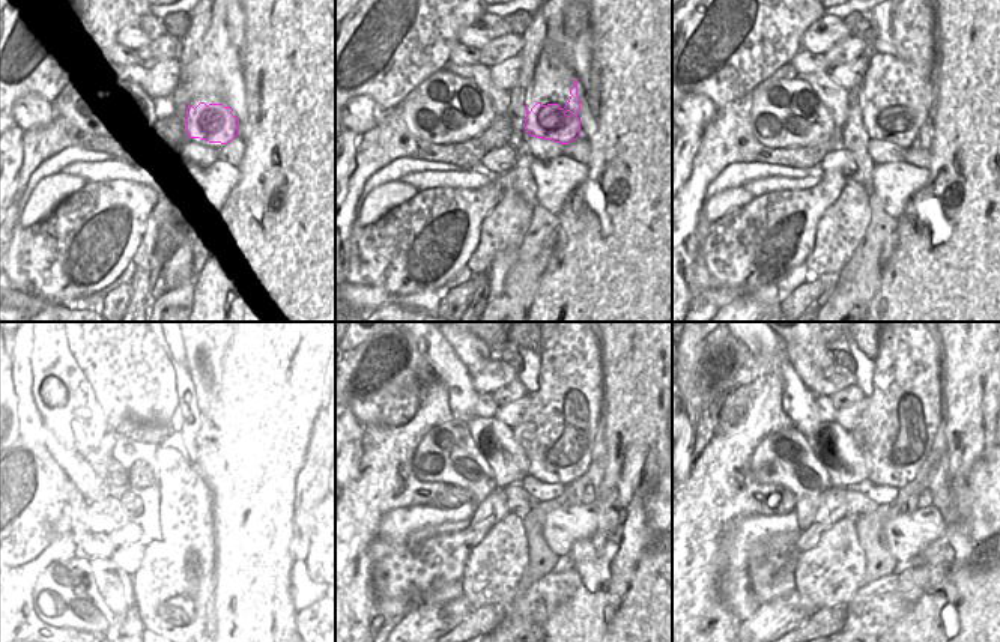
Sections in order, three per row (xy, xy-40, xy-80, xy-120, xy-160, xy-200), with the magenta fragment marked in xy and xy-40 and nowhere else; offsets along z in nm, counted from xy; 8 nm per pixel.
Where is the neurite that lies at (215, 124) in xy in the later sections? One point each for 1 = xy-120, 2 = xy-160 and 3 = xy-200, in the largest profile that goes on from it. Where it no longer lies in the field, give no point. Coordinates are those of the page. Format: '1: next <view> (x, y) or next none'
1: next xy-120 (229, 468)
2: next xy-160 (566, 466)
3: next xy-200 (900, 469)

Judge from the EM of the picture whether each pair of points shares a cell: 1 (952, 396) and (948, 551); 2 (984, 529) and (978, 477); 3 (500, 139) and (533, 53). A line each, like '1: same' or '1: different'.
1: same
2: same
3: different

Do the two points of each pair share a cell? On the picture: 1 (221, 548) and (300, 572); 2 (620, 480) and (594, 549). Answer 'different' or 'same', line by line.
1: different
2: same

